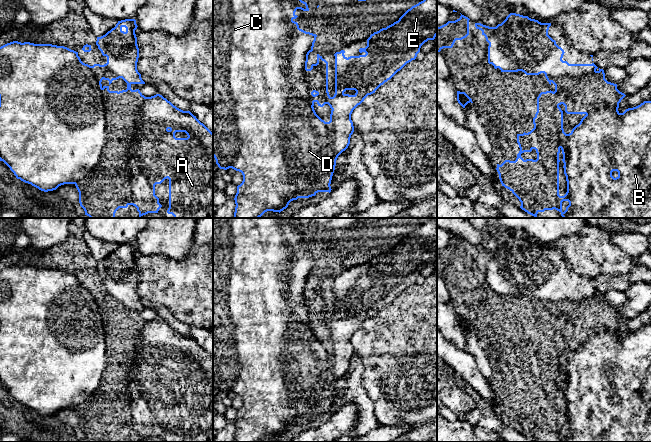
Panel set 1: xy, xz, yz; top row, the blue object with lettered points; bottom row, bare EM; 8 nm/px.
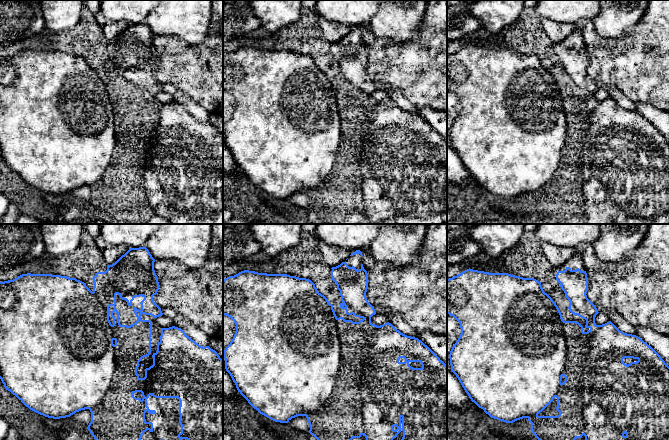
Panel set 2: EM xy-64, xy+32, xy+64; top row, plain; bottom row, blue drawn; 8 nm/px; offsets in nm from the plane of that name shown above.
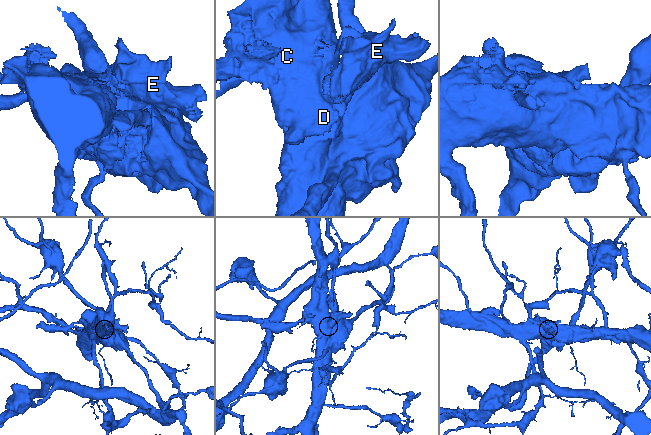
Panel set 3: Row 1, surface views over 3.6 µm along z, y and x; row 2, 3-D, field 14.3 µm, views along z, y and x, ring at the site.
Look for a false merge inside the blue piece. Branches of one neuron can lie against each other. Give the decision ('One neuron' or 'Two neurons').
Two neurons

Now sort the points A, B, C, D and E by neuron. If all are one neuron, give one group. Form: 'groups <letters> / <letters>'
groups A B E / C D

